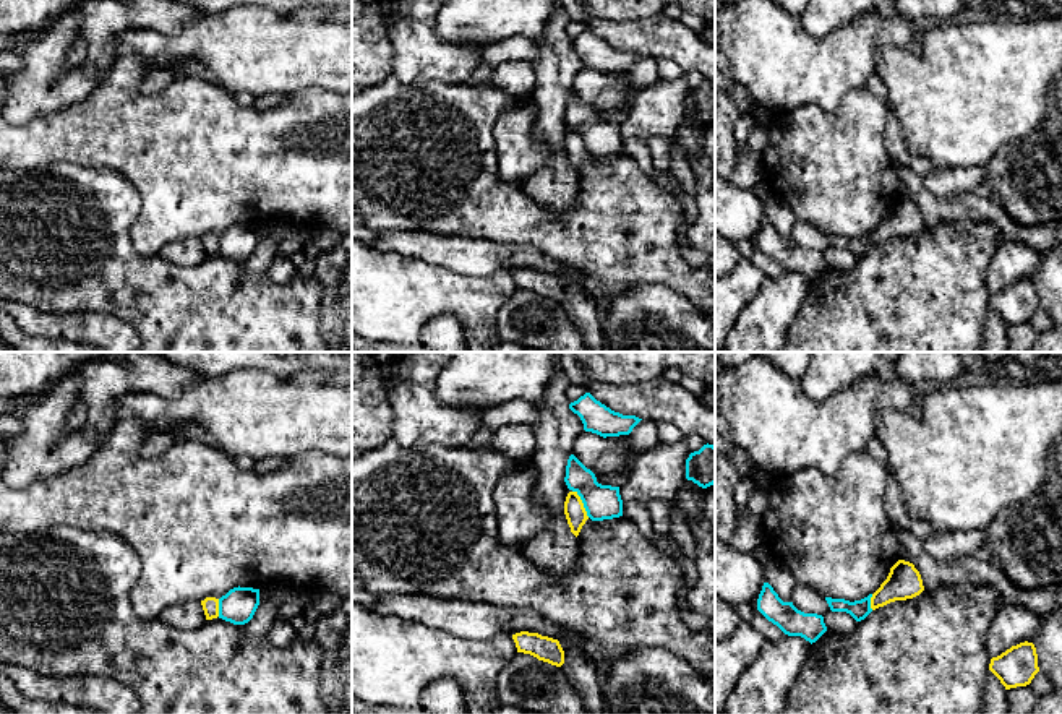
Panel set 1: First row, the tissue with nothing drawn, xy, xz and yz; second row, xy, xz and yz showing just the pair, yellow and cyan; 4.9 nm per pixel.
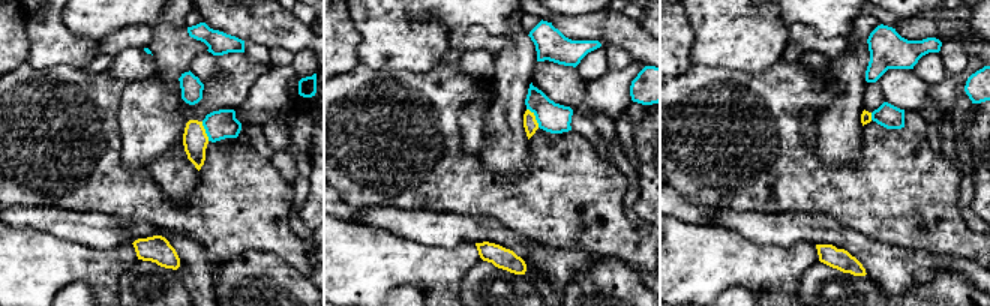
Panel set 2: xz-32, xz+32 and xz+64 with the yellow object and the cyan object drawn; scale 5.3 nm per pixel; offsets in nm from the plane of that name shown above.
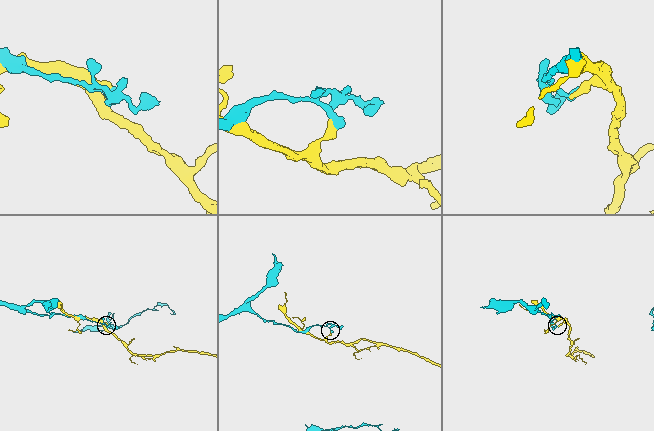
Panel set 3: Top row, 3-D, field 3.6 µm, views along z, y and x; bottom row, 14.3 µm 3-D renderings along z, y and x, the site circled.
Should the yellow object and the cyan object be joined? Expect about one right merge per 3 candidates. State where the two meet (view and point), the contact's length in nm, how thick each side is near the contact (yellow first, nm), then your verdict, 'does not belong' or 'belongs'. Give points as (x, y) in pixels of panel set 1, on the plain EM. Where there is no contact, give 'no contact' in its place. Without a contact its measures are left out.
contact xz (582, 140); length 160 nm; calibres 110 and 180 nm; does not belong

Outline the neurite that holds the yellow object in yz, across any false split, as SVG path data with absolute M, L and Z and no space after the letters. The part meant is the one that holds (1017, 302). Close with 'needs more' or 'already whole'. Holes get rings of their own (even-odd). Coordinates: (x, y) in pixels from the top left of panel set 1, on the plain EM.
M1020 279L991 295L989 307L1000 316L1005 326L1026 323L1039 308L1038 290L1033 279Z | already whole

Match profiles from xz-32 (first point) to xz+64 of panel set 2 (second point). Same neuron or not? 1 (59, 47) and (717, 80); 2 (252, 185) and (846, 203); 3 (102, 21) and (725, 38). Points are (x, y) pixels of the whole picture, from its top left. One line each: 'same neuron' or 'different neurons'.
1: different neurons
2: same neuron
3: different neurons

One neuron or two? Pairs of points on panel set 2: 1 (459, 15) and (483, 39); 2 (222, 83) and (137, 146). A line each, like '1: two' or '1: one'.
1: two
2: one

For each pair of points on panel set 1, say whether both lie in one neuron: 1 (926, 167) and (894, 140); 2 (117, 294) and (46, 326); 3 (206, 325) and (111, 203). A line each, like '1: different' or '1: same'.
1: same
2: different
3: same

